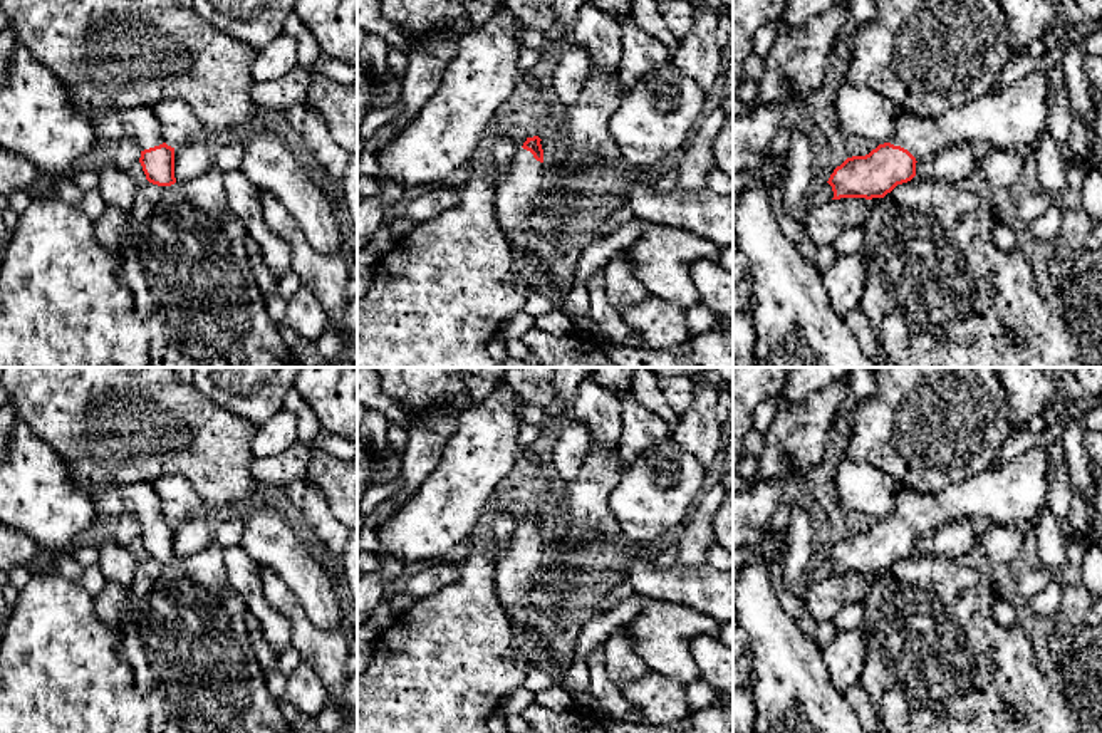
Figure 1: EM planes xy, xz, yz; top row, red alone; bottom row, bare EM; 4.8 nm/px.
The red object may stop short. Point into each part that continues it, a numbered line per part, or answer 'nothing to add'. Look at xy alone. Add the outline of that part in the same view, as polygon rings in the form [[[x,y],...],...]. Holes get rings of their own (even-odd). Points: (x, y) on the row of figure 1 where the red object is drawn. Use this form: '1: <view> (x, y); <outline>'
1: xy (140, 123); [[[126,107],[97,111],[92,116],[92,131],[96,138],[121,141],[131,138],[141,151],[164,143],[159,121],[149,107]]]

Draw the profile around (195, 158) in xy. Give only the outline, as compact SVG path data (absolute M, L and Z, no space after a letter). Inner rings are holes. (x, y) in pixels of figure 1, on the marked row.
M225 139L223 143L190 141L174 148L174 178L190 181L200 174L218 169L228 173L238 169L245 154L245 141Z

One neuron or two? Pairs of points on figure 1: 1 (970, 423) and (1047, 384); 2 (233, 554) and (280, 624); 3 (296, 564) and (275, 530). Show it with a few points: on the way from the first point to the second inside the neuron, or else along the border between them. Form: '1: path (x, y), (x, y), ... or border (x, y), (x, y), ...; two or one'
1: border (1002, 384), (1007, 395), (1010, 423), (1017, 430); two
2: path (242, 572), (262, 608); one
3: path (287, 556), (277, 544), (277, 539); one

